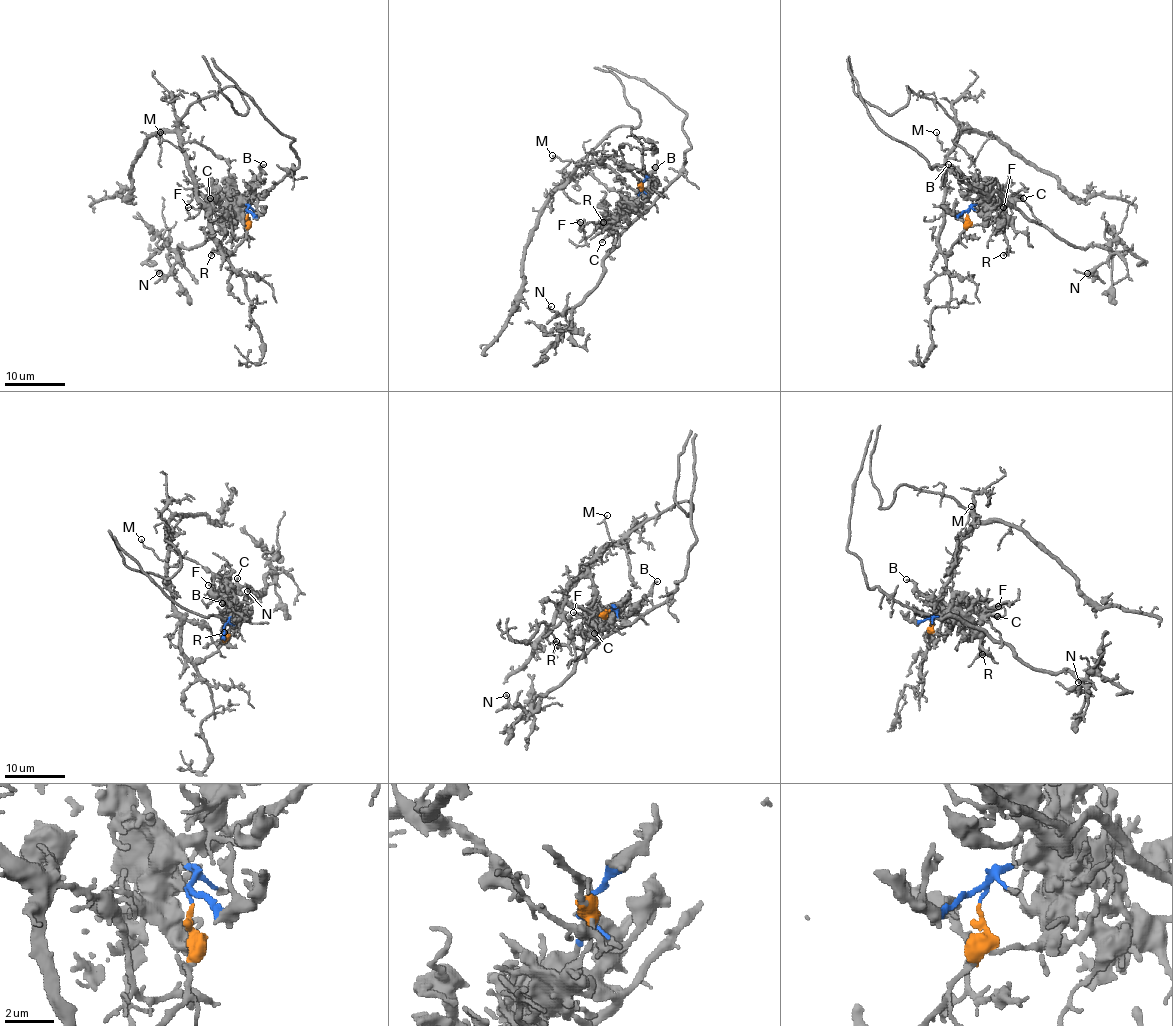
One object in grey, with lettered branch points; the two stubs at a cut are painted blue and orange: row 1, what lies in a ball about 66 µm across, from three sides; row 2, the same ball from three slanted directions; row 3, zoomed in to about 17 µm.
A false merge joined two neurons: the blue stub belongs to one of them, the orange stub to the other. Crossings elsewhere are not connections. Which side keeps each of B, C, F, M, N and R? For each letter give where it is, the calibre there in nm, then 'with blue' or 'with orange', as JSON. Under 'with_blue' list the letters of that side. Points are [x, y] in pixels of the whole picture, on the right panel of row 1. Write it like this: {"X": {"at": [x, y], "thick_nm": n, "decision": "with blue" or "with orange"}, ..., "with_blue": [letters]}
{"B": {"at": [948, 164], "thick_nm": 160, "decision": "with blue"}, "C": {"at": [1023, 198], "thick_nm": 190, "decision": "with blue"}, "F": {"at": [1003, 207], "thick_nm": 150, "decision": "with blue"}, "M": {"at": [936, 132], "thick_nm": 80, "decision": "with orange"}, "N": {"at": [1087, 273], "thick_nm": 140, "decision": "with blue"}, "R": {"at": [1003, 255], "thick_nm": 180, "decision": "with blue"}, "with_blue": ["B", "C", "F", "N", "R"]}

